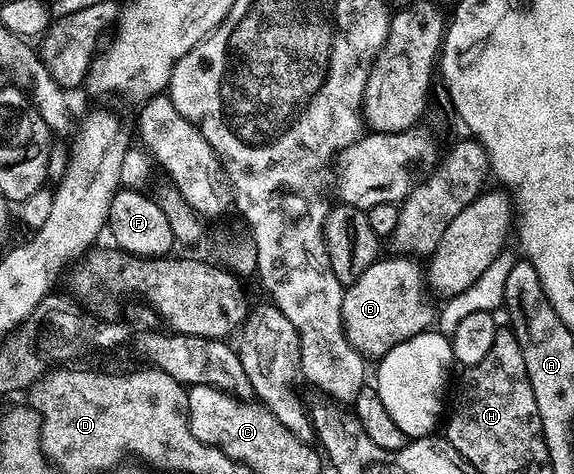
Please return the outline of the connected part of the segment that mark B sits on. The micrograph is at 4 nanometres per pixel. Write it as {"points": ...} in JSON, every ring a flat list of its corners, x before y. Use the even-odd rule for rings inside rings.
{"points":[[394,253,391,259,379,257,375,259,355,283,349,284,342,293,342,324,346,330,346,336,351,345,370,361,377,361,383,355,389,353,396,345,416,337,421,331,431,330,436,319,436,307,430,304,426,296,428,279,424,274,417,258,407,257,402,253]]}

